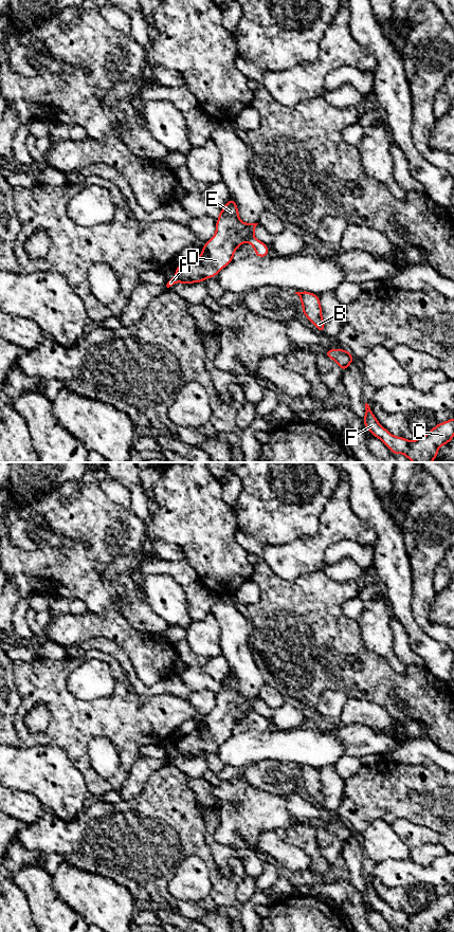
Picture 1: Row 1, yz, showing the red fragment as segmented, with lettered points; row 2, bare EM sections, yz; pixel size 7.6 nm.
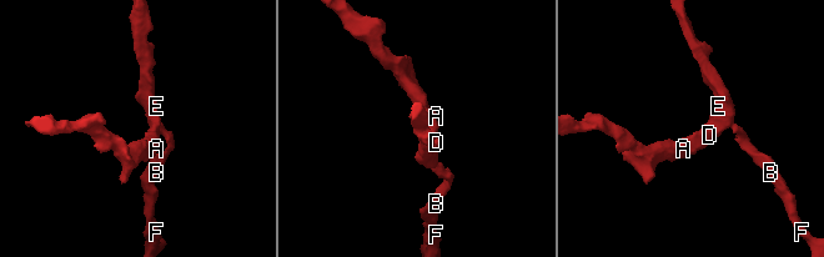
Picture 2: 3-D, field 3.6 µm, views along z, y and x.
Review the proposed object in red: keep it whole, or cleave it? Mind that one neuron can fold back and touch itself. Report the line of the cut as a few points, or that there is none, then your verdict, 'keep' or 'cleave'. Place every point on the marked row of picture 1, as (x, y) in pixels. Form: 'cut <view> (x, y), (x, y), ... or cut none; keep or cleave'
cut yz (252, 235), (248, 241); cleave

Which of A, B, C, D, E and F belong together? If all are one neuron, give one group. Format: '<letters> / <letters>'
A D E / B C F

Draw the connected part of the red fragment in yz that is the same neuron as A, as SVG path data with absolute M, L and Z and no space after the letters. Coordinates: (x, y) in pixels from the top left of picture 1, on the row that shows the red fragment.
M233 198L219 212L216 222L216 234L204 243L200 257L198 254L181 266L176 267L176 276L166 281L164 289L170 291L176 282L189 285L203 282L215 277L234 259L236 249L253 236L258 223L244 223L240 220L238 207Z

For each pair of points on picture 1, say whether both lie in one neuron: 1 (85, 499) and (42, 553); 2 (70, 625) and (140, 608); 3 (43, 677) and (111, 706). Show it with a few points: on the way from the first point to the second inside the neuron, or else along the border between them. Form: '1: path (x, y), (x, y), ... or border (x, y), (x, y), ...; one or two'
1: path (93, 524), (93, 547), (87, 553), (67, 553); one
2: border (114, 589), (126, 600), (122, 614), (140, 631); two
3: path (56, 695), (70, 709), (93, 709); one

